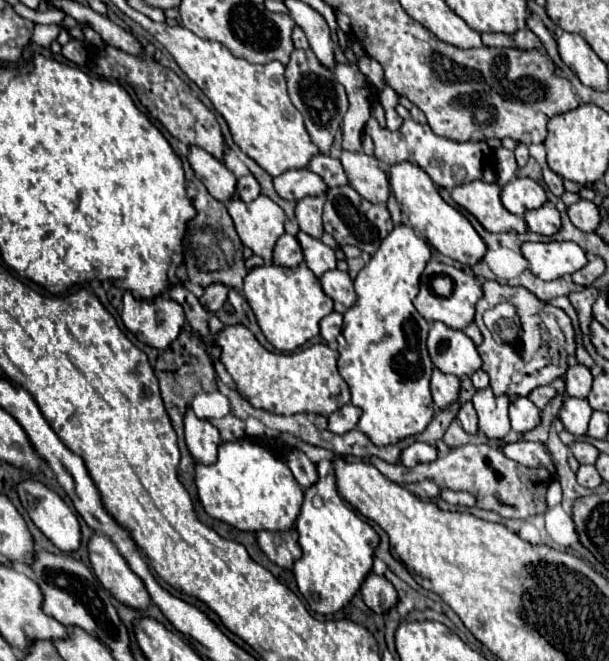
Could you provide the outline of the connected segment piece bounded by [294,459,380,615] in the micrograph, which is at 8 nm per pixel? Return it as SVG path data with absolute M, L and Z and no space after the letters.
M322 459L316 467L320 481L304 493L304 505L296 521L302 557L294 563L294 577L310 609L320 615L330 615L348 605L360 591L364 577L372 571L374 549L378 547L380 537L340 501L332 459Z

